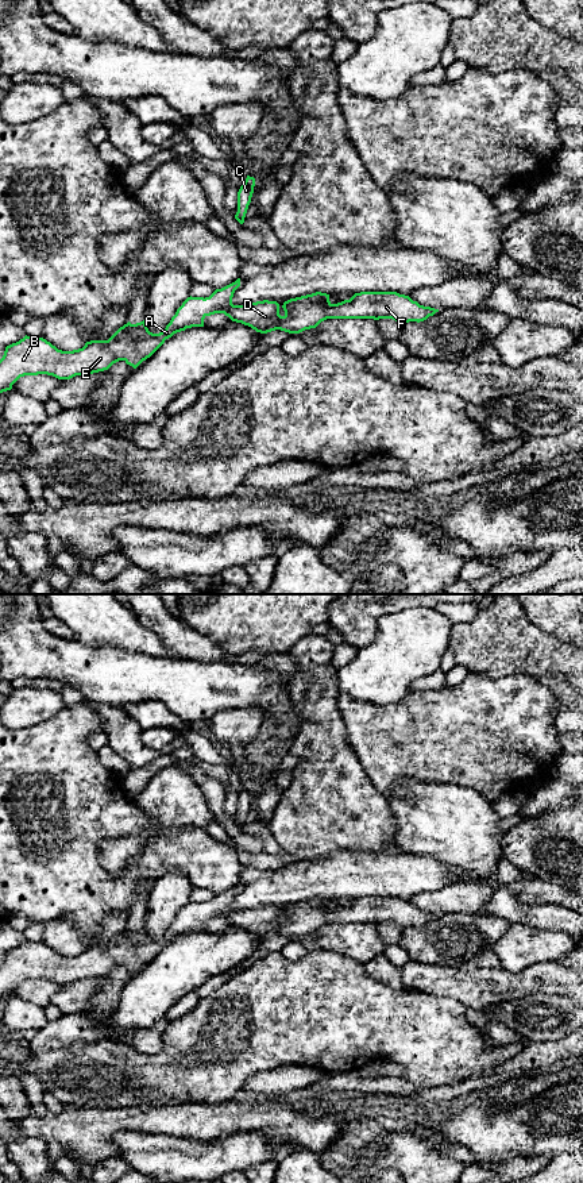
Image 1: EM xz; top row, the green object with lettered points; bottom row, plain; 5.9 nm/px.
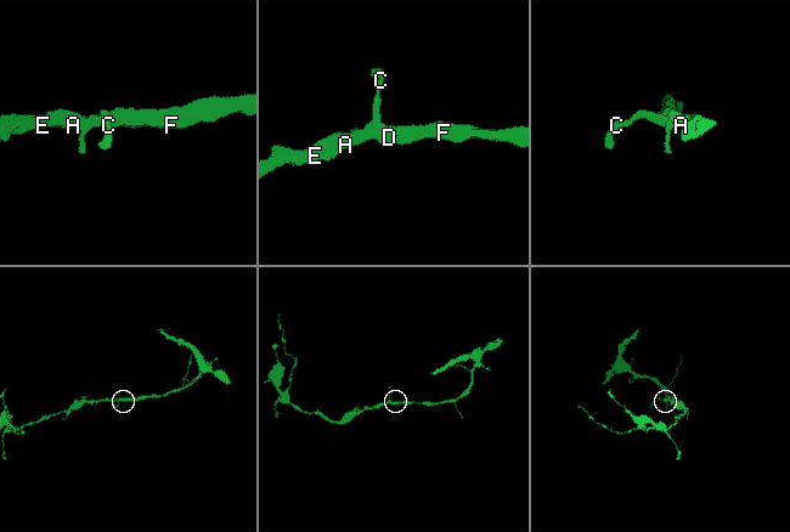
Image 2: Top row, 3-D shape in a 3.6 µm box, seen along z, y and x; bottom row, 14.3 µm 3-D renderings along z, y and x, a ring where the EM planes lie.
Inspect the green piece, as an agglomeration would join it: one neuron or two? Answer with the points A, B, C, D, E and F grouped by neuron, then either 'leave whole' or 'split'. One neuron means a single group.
A B C D E F | leave whole

